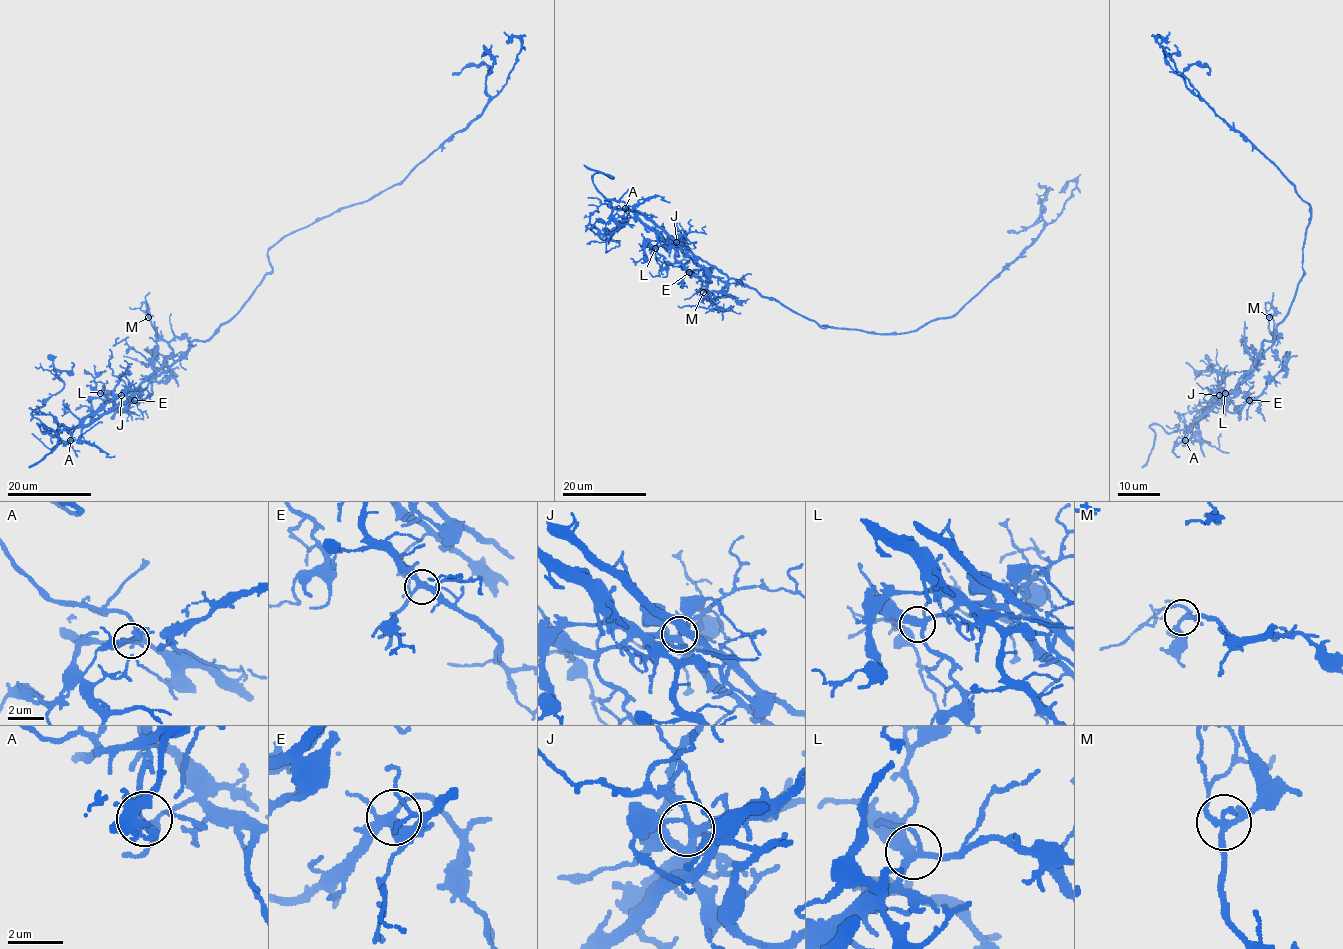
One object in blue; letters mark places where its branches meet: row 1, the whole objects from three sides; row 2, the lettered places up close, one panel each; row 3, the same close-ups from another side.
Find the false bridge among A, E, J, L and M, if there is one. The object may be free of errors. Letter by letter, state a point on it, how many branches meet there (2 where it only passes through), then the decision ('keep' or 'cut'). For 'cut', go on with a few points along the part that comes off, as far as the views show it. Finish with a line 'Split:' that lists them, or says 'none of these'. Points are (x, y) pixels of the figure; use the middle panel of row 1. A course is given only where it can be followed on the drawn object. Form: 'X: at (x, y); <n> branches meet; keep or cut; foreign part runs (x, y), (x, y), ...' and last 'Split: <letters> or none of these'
A: at (625, 208); 5 branches meet; keep
E: at (689, 272); 4 branches meet; keep
J: at (676, 242); 5 branches meet; keep
L: at (655, 248); 4 branches meet; keep
M: at (703, 292); 4 branches meet; keep
Split: none of these

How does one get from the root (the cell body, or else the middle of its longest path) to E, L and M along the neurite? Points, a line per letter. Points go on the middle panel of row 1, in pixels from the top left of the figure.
E: (819, 324), (728, 278), (706, 261), (677, 250), (675, 258), (689, 272)
L: (819, 324), (775, 299), (760, 295), (747, 284), (722, 282), (674, 243), (663, 242), (655, 248)
M: (819, 324), (741, 282), (731, 283), (722, 296), (703, 292)

